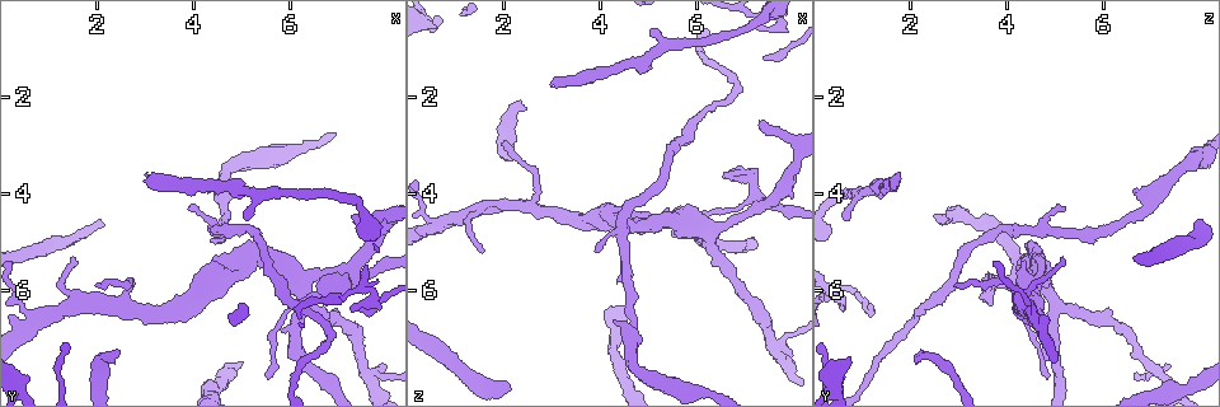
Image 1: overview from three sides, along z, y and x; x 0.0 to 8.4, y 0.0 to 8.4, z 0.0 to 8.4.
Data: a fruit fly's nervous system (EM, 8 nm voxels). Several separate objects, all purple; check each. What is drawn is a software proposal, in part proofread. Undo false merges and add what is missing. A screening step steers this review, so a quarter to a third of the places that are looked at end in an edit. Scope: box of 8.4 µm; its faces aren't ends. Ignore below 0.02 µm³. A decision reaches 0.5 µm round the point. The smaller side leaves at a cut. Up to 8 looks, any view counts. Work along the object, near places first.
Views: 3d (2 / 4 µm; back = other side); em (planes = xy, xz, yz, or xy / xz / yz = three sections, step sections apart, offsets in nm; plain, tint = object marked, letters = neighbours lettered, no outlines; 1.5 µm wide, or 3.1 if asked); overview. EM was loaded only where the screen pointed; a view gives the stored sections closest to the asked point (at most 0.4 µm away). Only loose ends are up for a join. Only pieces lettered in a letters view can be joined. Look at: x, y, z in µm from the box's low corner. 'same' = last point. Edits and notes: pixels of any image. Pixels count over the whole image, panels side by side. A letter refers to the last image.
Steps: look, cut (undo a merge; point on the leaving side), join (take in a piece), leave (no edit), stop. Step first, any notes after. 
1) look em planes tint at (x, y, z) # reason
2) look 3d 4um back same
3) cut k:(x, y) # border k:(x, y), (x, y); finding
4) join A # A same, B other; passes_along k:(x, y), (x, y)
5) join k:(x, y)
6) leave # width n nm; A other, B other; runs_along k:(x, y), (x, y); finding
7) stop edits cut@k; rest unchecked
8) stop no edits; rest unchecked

look 3d 4um at (3.00, 3.65, 1.85) # an open end

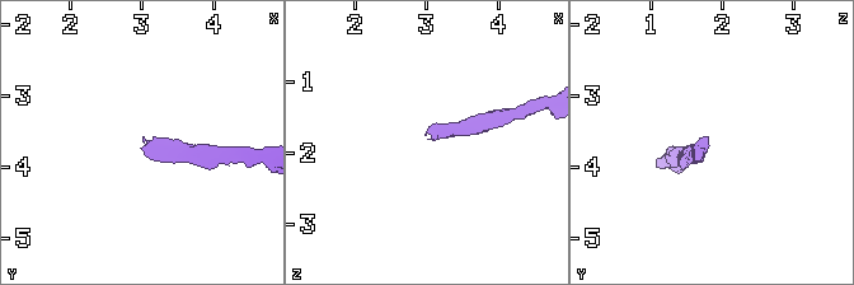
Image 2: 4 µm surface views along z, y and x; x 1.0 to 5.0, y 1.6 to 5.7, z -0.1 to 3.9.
look em planes letters at (3.00, 3.60, 1.80) # shape alone is not enough

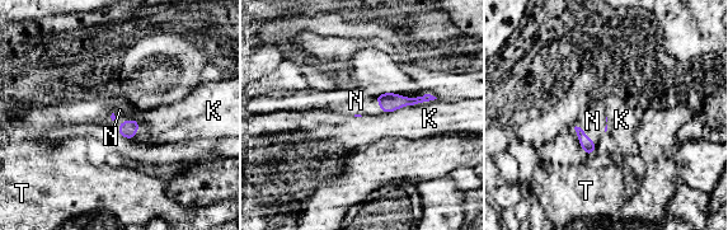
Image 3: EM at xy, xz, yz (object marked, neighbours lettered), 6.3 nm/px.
join 3:(592, 121) # K other, N same, T other; passes_along 3:(588, 146), (586, 134), (592, 121); the cell continues

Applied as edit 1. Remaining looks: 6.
look overview # redraw

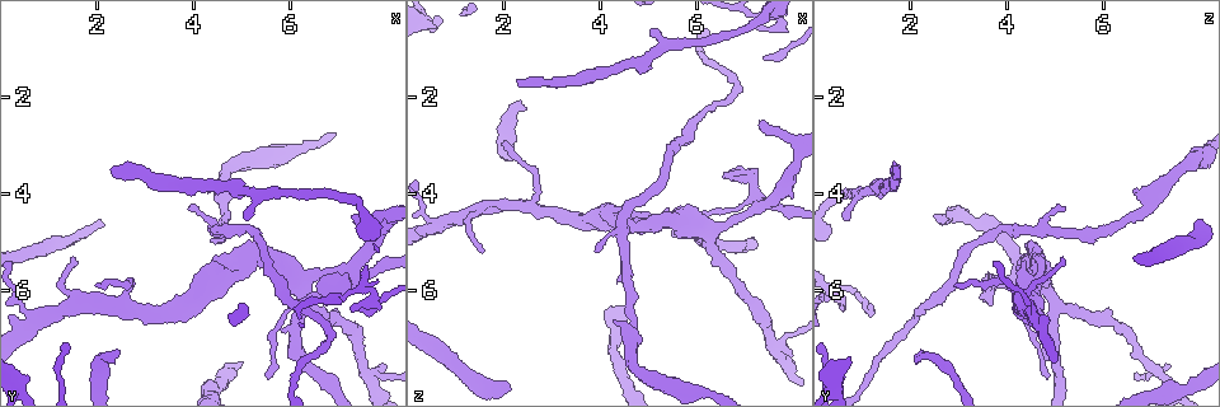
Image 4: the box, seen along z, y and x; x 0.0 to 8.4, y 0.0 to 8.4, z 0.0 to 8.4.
look em xz step 8 letters at (6.75, 6.35, 3.65) # free end

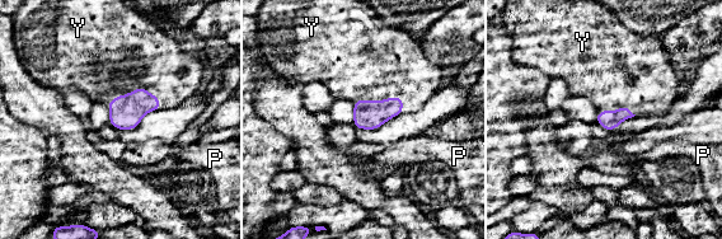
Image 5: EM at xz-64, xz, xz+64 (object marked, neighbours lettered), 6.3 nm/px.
join 5:(374, 61) # width 130 nm; P other, Y same; passes_along 5:(369, 115), (384, 99), (374, 61); the cell continues

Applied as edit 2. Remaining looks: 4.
look overview

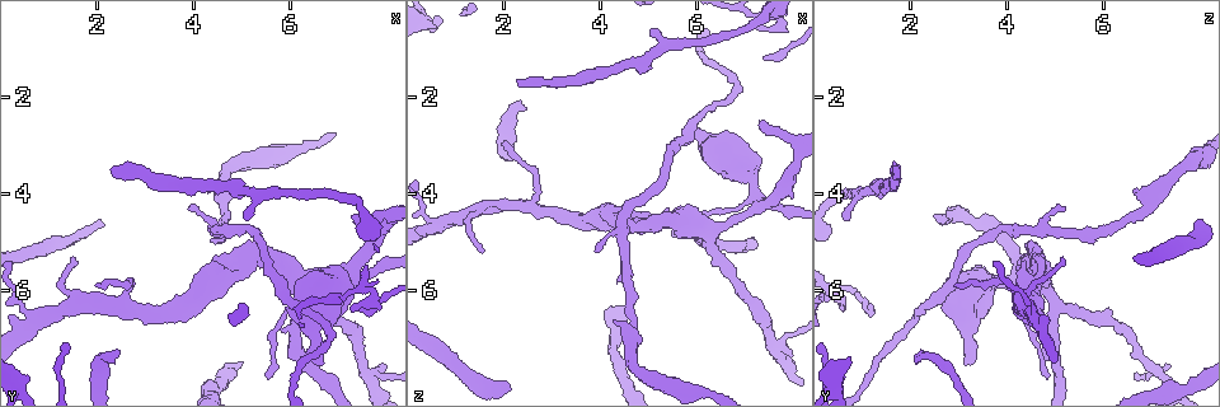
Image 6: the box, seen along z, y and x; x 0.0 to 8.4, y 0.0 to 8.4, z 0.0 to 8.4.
look 3d 2um at (2.40, 7.55, 2.10) # an open end

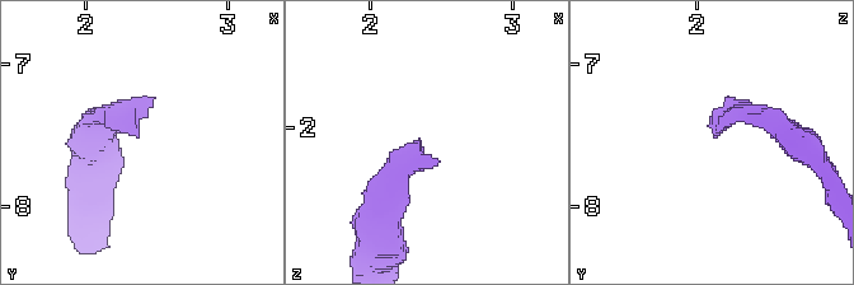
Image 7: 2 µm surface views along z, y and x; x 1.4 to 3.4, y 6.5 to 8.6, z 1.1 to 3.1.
look em xy step 4 letters at (2.38, 7.50, 2.14)

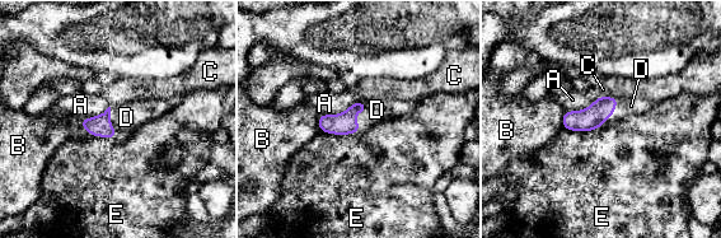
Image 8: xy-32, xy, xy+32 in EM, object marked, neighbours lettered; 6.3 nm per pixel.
look em planes letters same

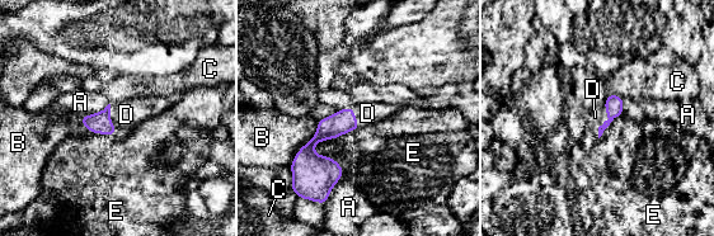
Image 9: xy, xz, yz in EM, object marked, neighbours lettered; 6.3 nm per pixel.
join 9:(595, 117) # A other, B other, C other, D same, E other; the cell continues

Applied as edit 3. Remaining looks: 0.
stop edits join@3, join@5, join@9; rest unchecked

